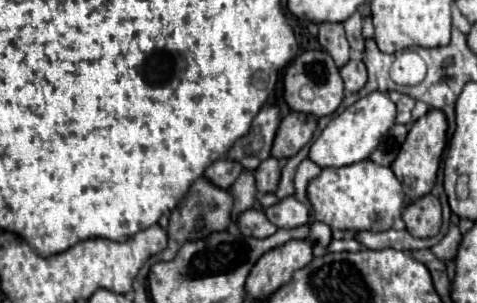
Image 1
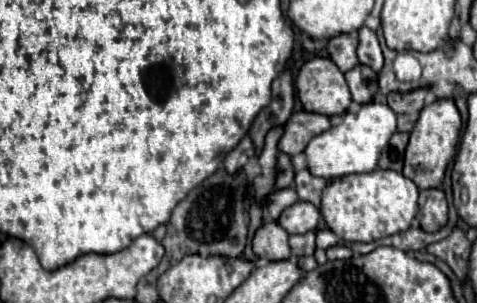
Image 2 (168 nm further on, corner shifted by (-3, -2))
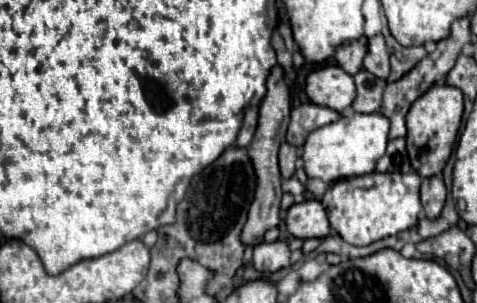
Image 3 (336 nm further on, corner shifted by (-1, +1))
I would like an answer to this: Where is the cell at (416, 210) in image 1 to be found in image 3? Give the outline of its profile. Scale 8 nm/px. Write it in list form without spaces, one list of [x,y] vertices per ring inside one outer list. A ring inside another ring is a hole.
[[[434,175],[434,177],[422,179],[420,197],[422,197],[422,207],[426,211],[426,217],[438,217],[446,199],[446,187],[442,177]]]

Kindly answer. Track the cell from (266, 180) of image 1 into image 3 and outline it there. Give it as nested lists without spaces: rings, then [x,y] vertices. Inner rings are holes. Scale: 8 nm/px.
[[[290,143],[280,145],[280,173],[284,179],[290,179],[294,175],[294,163],[298,159],[298,149]]]

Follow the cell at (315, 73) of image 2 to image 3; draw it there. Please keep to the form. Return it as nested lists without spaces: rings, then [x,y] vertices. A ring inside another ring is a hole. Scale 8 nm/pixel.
[[[324,65],[308,75],[306,95],[312,103],[342,113],[350,109],[356,97],[356,85],[352,75],[348,75],[342,67]]]

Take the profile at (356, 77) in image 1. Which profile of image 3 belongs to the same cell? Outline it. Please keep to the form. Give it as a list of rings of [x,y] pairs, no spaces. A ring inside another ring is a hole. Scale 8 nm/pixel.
[[[366,69],[356,73],[354,81],[356,81],[358,95],[352,103],[352,109],[356,113],[374,113],[374,111],[378,111],[380,105],[382,105],[382,91],[386,87],[386,81],[378,79],[378,77],[372,77],[372,73],[368,73]]]

